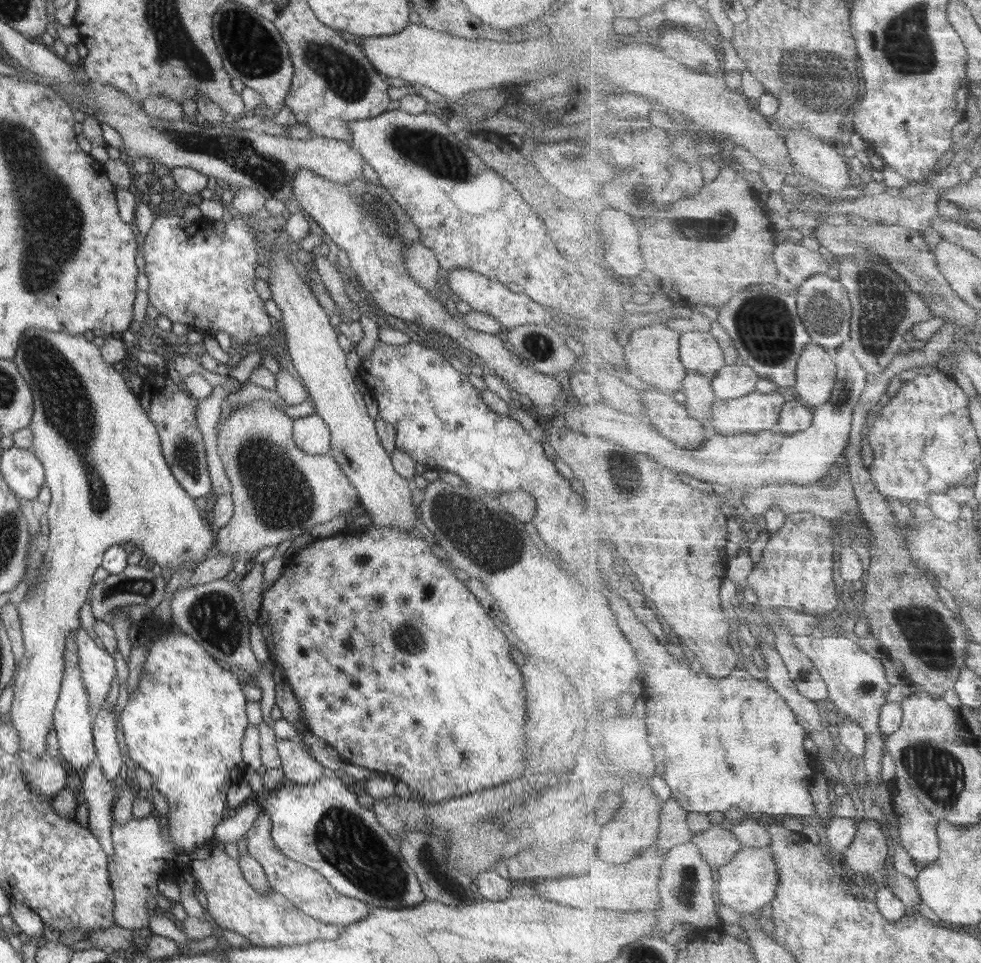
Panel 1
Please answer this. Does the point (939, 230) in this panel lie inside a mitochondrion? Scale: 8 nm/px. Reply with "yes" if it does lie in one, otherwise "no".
no

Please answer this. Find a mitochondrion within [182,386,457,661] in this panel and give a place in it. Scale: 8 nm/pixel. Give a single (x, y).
(281, 499)

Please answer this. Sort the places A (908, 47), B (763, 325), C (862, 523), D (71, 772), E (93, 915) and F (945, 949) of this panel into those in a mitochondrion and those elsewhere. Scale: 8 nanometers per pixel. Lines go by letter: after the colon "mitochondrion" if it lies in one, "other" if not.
A: mitochondrion
B: mitochondrion
C: other
D: other
E: other
F: other

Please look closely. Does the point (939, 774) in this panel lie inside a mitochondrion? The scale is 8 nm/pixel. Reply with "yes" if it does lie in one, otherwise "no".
yes

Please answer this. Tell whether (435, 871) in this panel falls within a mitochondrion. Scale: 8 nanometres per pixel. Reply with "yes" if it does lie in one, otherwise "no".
yes

